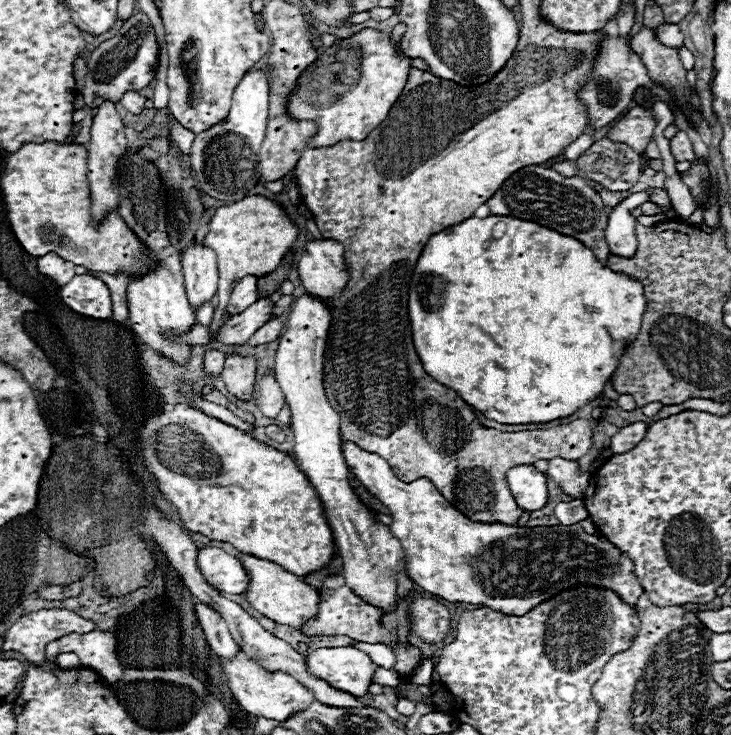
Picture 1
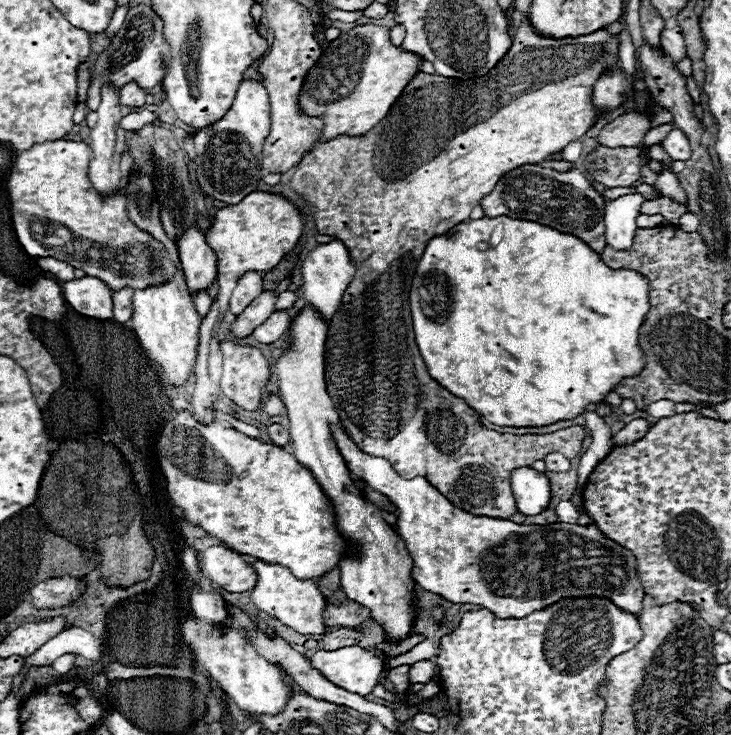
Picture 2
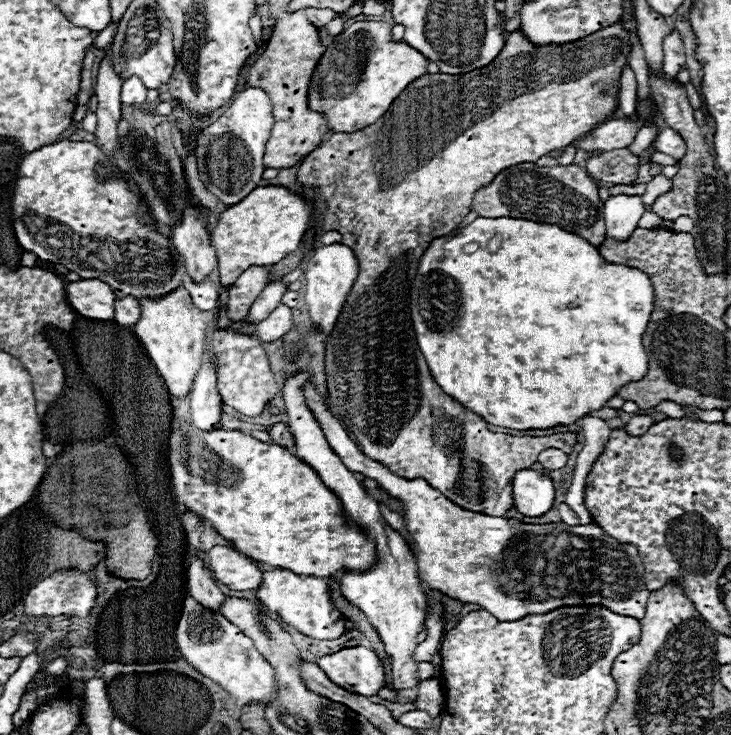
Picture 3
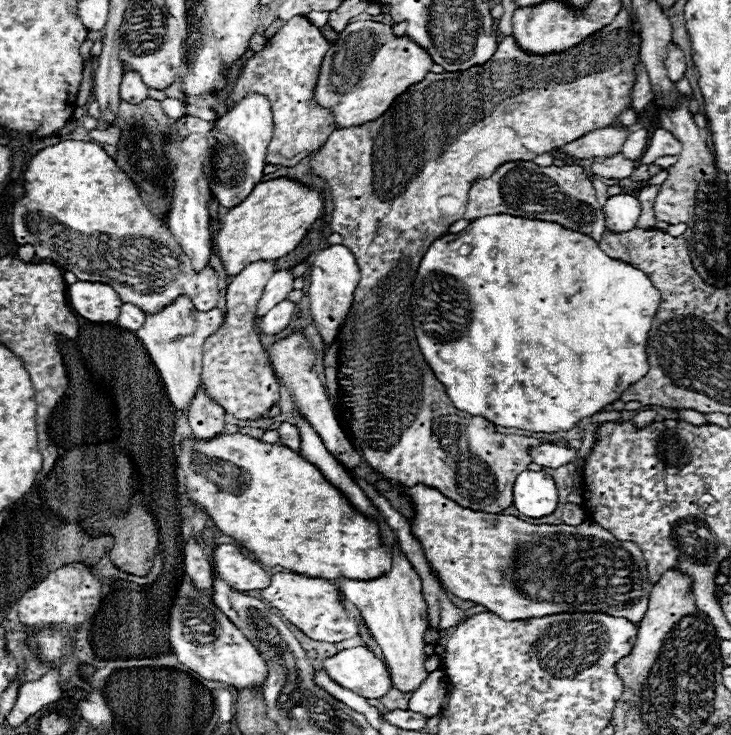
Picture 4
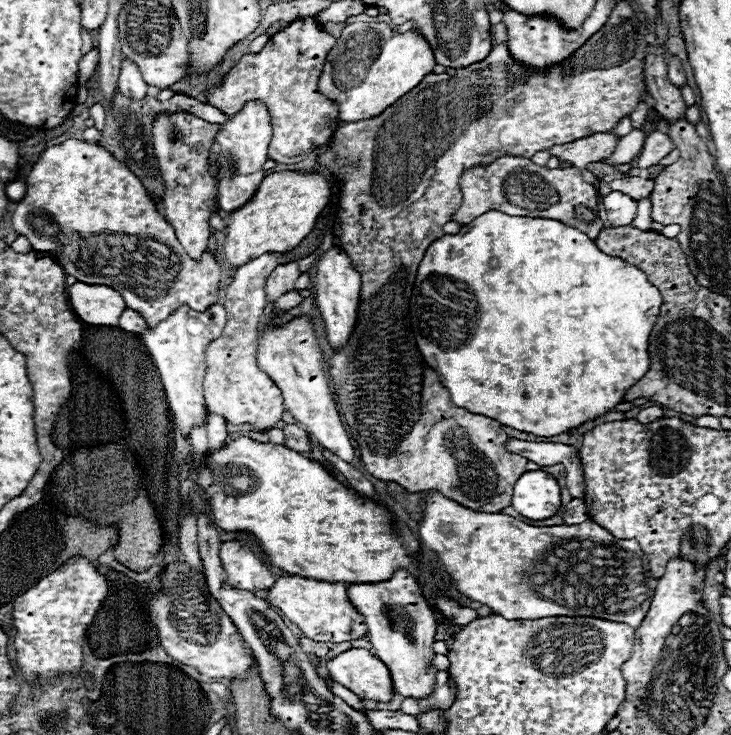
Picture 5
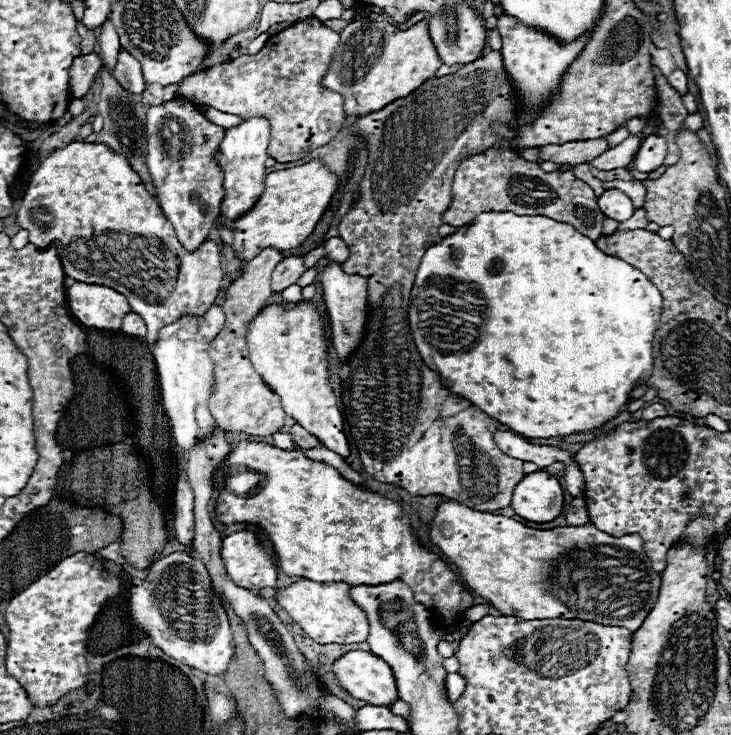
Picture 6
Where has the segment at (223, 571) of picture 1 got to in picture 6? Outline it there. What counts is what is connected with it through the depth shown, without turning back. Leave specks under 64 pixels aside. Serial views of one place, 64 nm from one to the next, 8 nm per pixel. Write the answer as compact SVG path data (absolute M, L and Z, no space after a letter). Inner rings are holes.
M236 532L222 542L222 560L230 580L248 590L260 590L276 584L276 564L258 534Z

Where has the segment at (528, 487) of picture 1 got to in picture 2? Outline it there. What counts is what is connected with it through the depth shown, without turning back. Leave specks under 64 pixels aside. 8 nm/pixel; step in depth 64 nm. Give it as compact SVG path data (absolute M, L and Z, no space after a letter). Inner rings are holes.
M516 468L510 474L510 484L516 508L522 514L534 516L548 508L550 482L544 476L544 472L538 472L534 468Z

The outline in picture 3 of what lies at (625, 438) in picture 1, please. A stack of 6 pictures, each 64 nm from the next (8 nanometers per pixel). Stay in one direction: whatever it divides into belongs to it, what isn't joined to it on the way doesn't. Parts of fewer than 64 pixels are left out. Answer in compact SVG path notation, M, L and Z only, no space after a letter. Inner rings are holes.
M634 416L634 418L624 426L624 430L626 430L626 434L630 434L630 436L642 436L652 424L654 424L654 422L652 422L650 416Z

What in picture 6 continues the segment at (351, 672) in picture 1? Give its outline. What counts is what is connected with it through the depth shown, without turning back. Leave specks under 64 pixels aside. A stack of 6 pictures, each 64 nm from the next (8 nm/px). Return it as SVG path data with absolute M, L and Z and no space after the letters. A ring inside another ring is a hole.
M352 650L332 664L340 686L354 698L388 706L398 700L398 688L390 666L372 652Z

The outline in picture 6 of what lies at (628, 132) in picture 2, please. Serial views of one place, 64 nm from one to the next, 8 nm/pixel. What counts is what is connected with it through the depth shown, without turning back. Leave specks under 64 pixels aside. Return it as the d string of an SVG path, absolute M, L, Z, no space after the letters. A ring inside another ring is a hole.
M606 136L594 138L594 140L576 140L576 142L566 142L566 144L550 144L540 148L540 156L542 160L550 160L556 164L588 164L594 158L598 158L600 154L604 154L606 150L610 150Z

